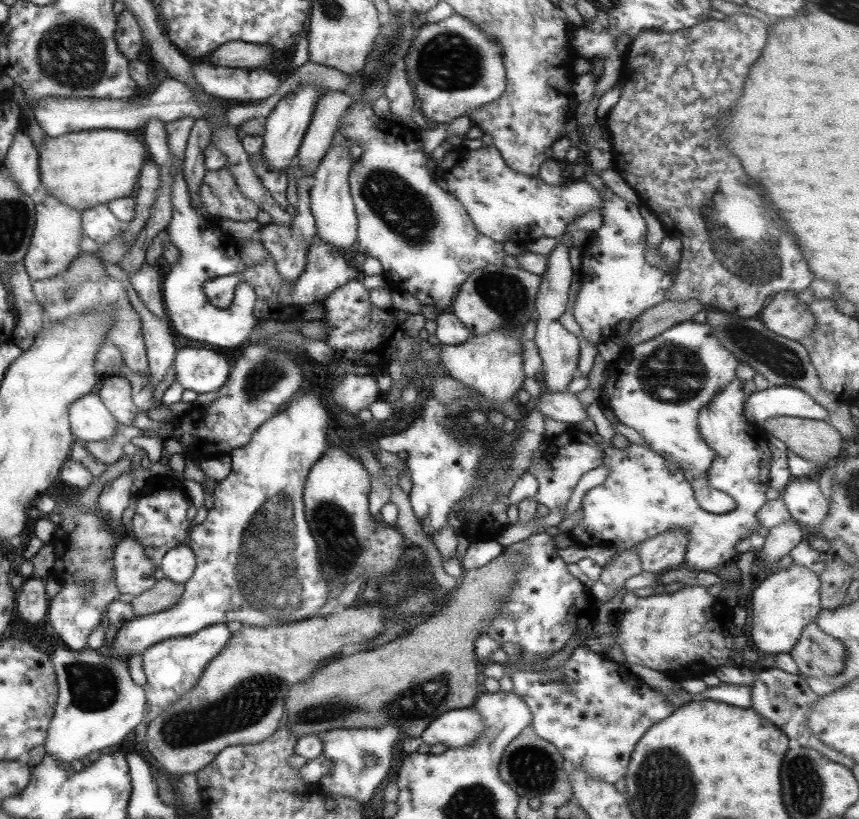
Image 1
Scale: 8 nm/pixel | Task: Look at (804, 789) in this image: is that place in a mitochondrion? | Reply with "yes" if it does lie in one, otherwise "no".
yes

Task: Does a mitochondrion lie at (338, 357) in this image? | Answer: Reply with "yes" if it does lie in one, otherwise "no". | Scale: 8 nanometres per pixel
no

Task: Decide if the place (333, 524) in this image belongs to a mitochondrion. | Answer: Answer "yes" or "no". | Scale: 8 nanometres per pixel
yes

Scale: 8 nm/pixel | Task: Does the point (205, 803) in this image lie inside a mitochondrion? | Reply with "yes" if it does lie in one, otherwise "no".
no

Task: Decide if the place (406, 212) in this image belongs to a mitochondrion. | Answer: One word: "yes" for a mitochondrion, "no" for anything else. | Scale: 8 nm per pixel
yes

